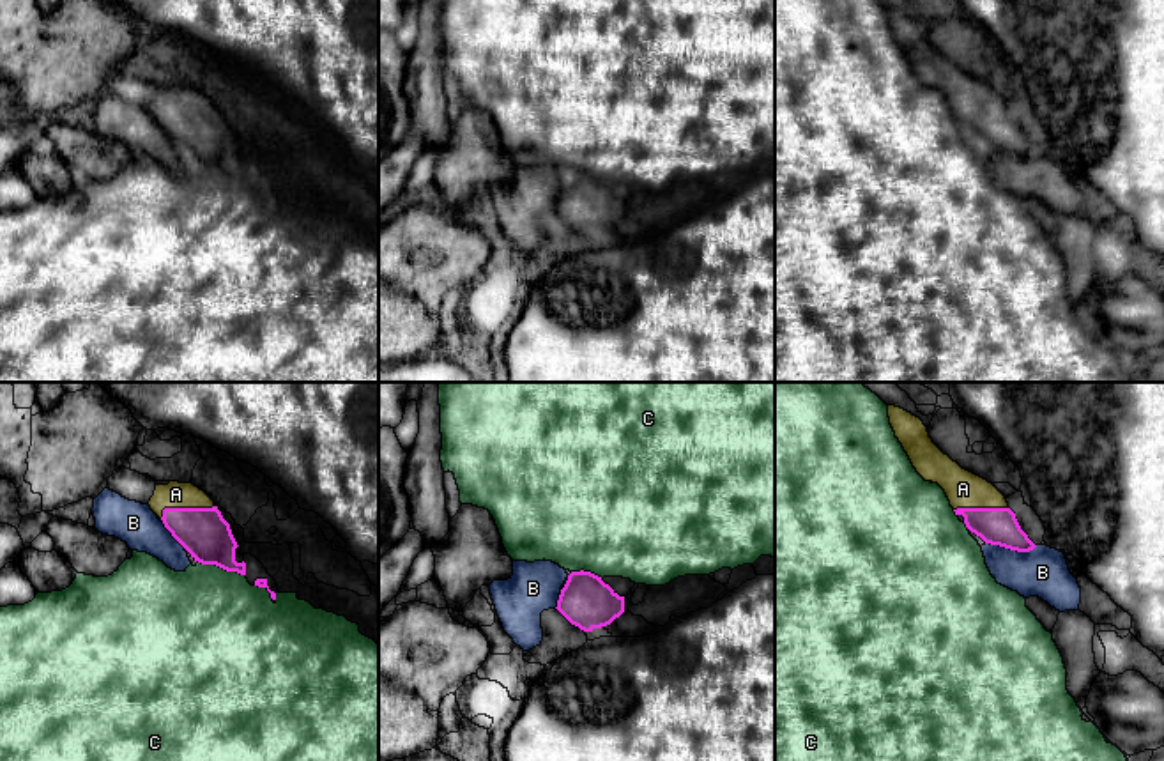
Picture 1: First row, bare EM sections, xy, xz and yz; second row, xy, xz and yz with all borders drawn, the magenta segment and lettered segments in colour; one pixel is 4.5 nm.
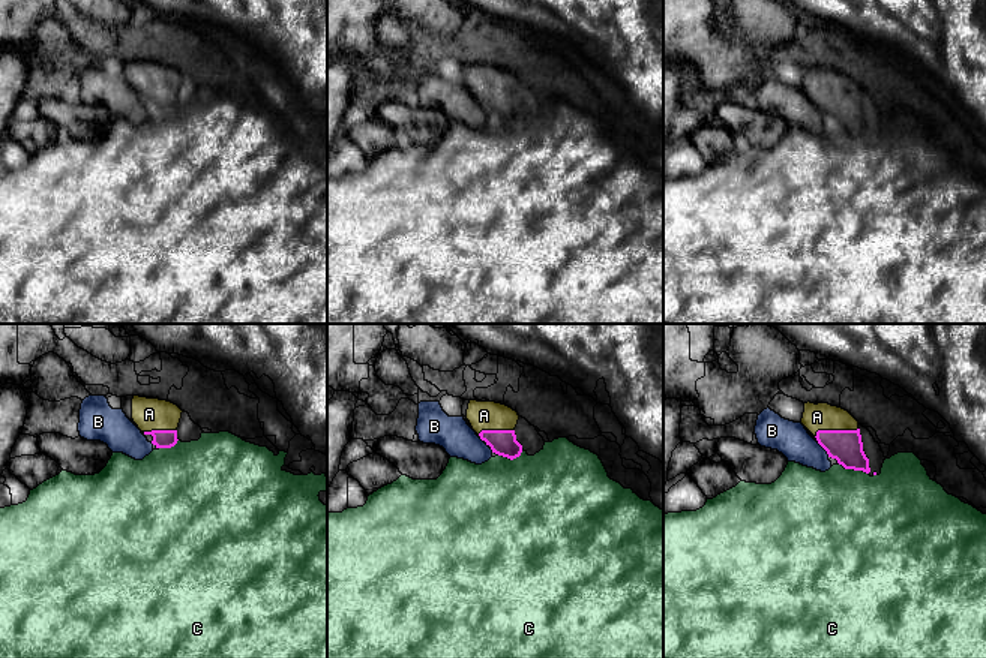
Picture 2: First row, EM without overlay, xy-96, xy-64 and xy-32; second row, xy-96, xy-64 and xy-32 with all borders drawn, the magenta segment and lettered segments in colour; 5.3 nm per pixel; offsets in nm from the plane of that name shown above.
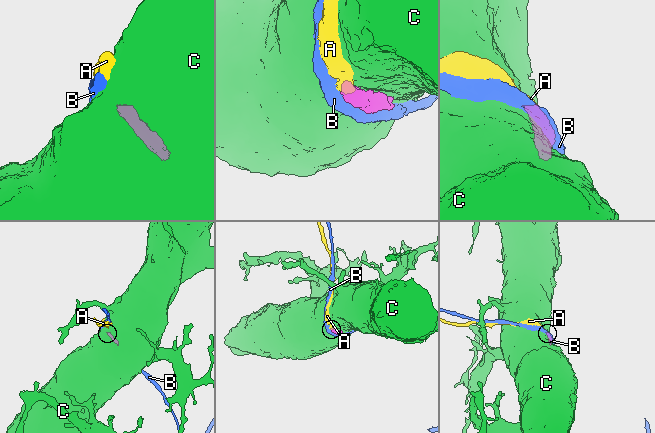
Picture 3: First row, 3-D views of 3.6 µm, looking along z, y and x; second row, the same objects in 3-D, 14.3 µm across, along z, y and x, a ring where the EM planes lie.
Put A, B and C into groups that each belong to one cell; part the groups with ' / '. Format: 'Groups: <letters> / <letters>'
Groups: A / B / C

